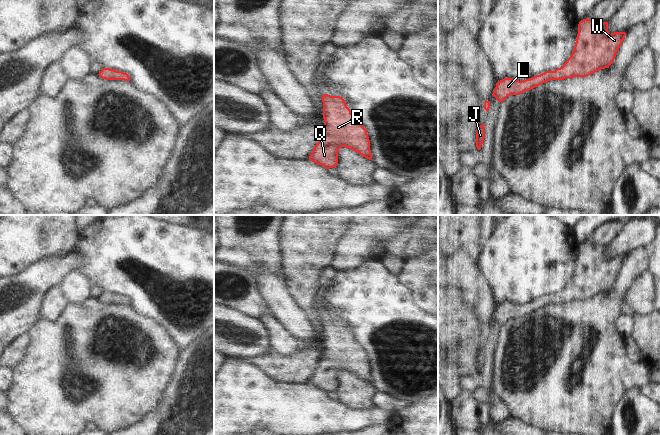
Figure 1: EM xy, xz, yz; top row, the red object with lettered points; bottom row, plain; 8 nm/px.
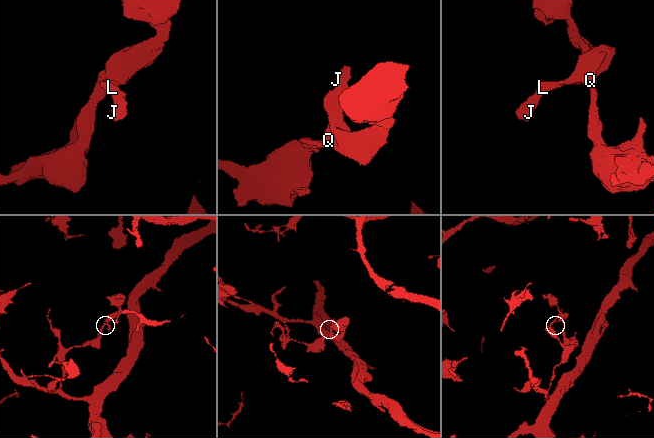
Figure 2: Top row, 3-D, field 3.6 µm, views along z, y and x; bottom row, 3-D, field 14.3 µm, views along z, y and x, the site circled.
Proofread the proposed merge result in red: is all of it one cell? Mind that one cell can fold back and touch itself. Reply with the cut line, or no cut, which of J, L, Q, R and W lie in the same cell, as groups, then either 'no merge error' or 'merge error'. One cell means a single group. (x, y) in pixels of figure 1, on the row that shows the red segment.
cut none; groups J L Q R W; no merge error

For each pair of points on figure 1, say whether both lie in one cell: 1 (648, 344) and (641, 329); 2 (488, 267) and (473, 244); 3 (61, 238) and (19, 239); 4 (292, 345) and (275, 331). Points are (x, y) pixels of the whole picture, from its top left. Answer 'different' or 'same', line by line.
1: same
2: different
3: same
4: same

